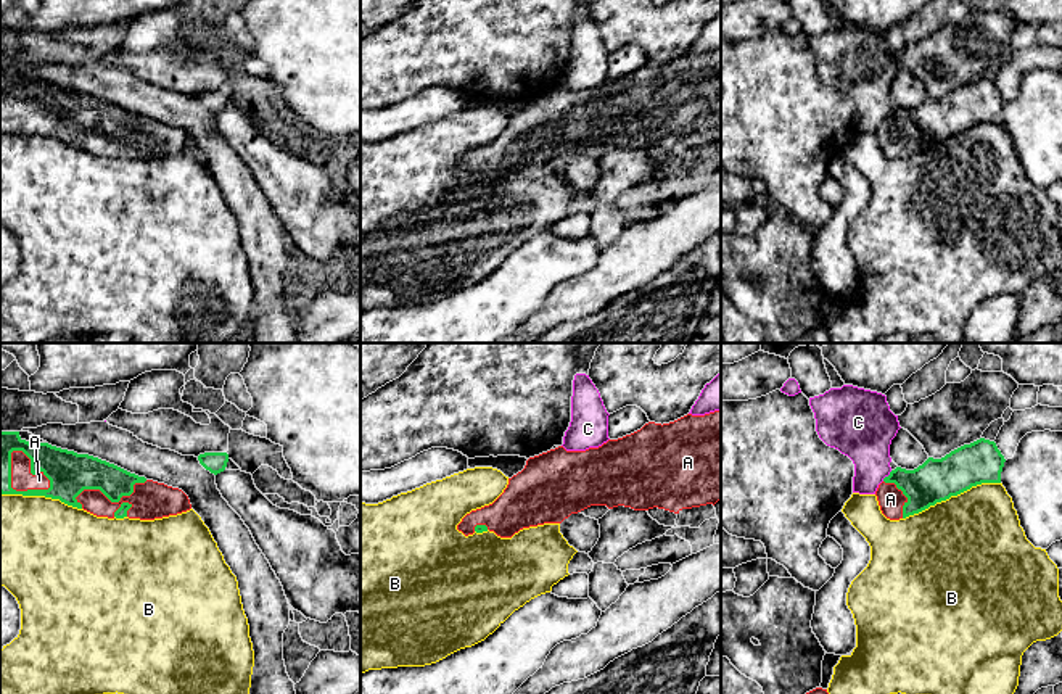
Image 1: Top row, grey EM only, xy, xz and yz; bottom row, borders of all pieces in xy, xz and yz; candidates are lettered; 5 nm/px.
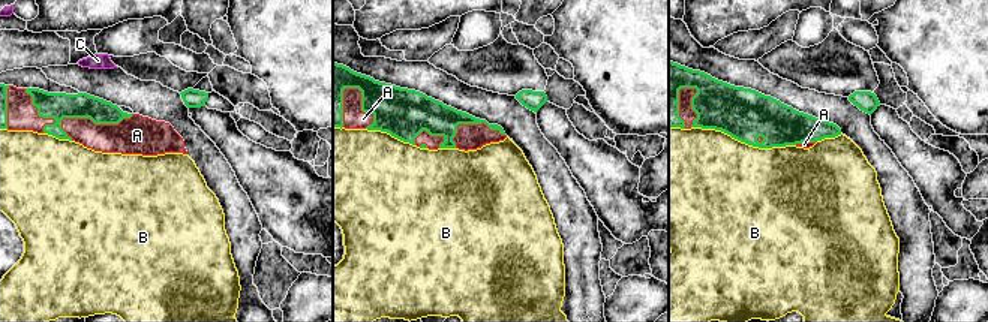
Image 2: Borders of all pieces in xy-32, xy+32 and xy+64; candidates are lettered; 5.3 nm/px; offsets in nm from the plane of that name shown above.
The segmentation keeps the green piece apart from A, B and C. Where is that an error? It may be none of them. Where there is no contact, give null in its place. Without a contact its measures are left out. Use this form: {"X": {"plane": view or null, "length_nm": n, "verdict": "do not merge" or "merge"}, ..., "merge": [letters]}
{"A": {"plane": "xy", "length_nm": 260, "verdict": "merge"}, "B": {"plane": "yz", "length_nm": 500, "verdict": "do not merge"}, "C": {"plane": "yz", "length_nm": 80, "verdict": "do not merge"}, "merge": ["A"]}

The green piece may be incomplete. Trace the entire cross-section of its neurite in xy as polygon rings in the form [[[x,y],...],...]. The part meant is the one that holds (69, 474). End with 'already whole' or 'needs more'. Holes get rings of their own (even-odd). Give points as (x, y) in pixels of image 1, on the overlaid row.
[[[0,432],[0,493],[45,496],[97,517],[154,520],[191,509],[179,490],[88,454]]]; needs more

